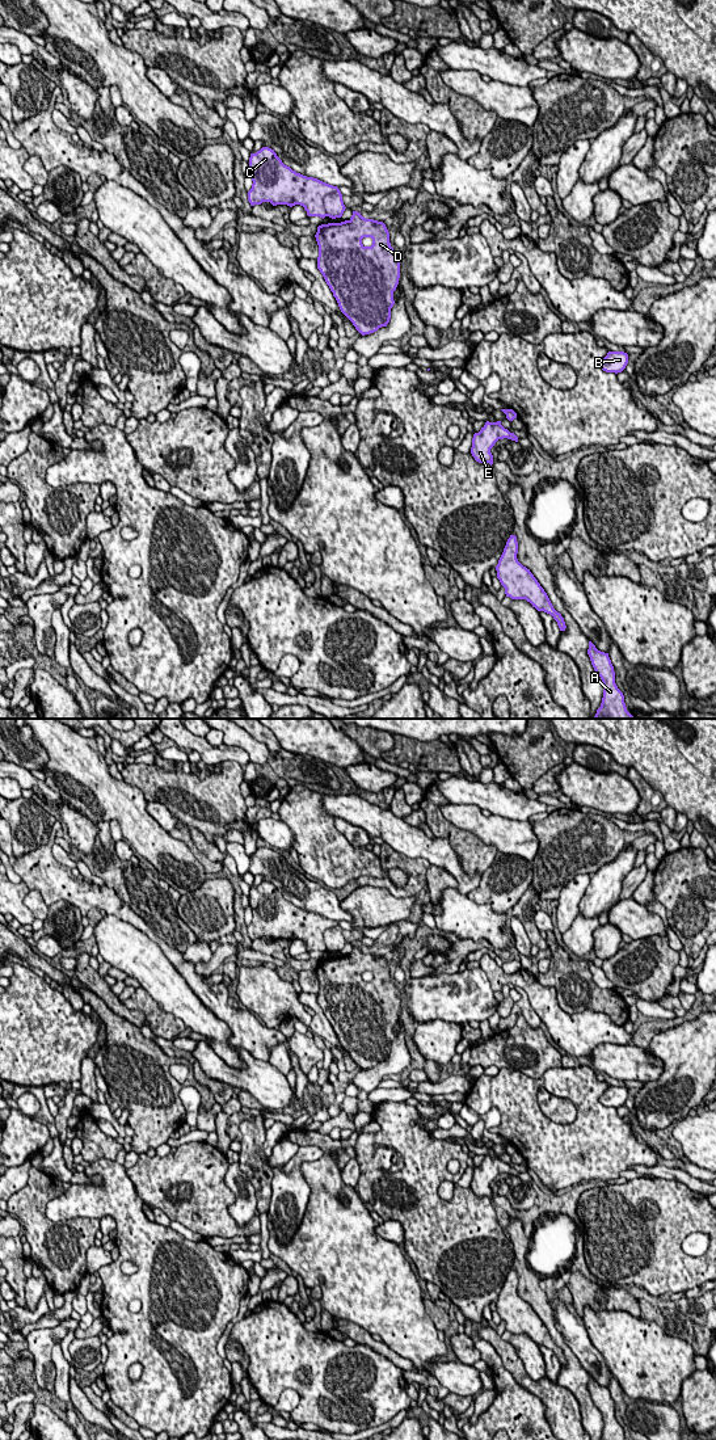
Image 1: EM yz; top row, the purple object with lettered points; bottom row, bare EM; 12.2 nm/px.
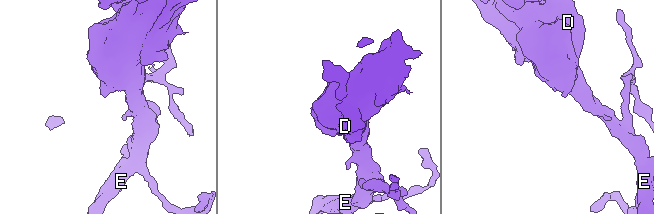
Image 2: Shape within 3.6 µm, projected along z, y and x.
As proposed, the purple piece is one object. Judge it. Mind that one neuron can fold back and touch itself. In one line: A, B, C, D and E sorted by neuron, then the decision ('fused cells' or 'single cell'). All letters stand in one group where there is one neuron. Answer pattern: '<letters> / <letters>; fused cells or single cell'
A C D E / B; fused cells

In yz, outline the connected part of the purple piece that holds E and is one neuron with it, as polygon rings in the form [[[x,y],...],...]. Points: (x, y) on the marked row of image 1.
[[[501,421],[489,422],[481,428],[479,433],[473,434],[471,454],[479,463],[489,463],[493,464],[493,455],[490,449],[498,439],[511,439],[518,442],[518,437],[514,433],[510,433],[501,425]]]

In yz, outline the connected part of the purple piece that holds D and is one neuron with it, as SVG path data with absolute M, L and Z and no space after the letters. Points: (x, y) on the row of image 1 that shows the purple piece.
M353 211L349 220L319 226L315 237L319 245L317 269L341 312L362 336L387 327L395 304L393 291L399 285L401 257L391 247L386 224Z

